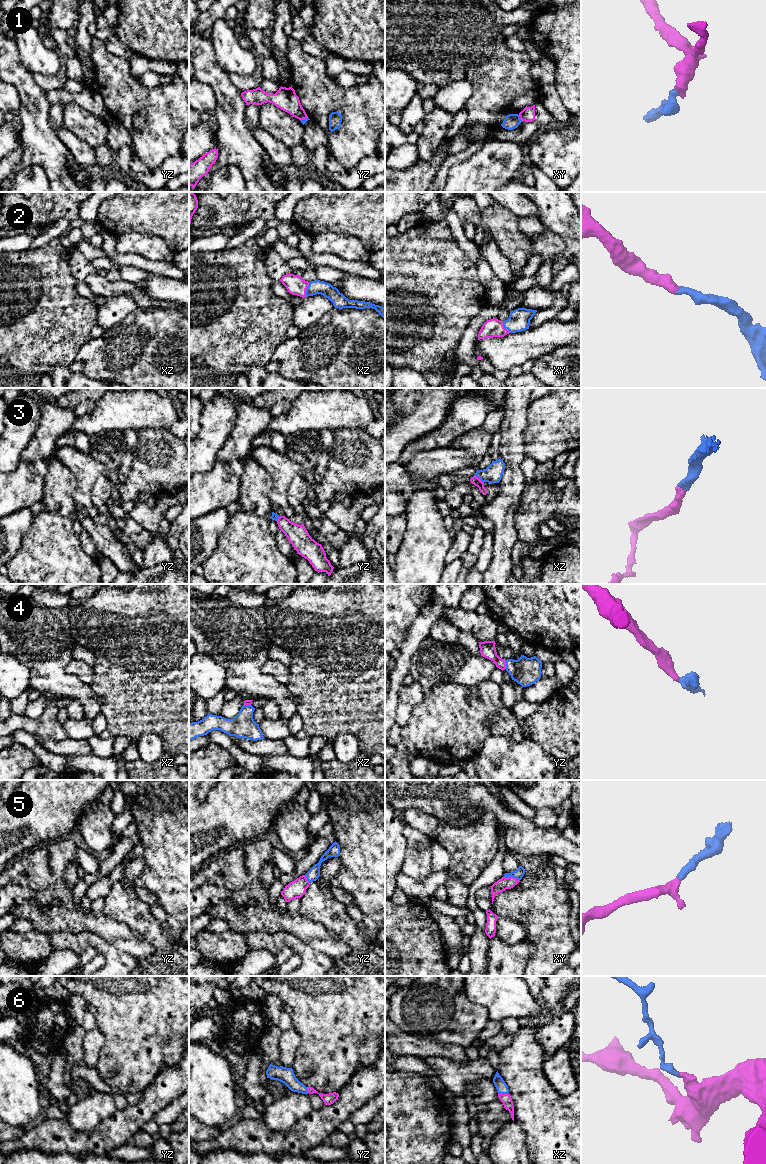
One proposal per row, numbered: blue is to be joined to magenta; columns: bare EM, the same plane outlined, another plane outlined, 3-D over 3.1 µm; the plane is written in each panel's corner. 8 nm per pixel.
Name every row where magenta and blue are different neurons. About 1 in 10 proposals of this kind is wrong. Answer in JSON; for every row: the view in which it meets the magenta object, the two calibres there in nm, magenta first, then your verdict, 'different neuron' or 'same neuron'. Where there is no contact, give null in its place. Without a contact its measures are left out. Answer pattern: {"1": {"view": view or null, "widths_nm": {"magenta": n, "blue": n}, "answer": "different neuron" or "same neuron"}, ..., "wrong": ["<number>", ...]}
{"1": {"view": "xy", "widths_nm": {"magenta": 110, "blue": 120}, "answer": "different neuron"}, "2": {"view": "xz", "widths_nm": {"magenta": 150, "blue": 110}, "answer": "same neuron"}, "3": {"view": "xz", "widths_nm": {"magenta": 70, "blue": 150}, "answer": "same neuron"}, "4": {"view": "yz", "widths_nm": {"magenta": 130, "blue": 220}, "answer": "same neuron"}, "5": {"view": "xy", "widths_nm": {"magenta": 100, "blue": 80}, "answer": "same neuron"}, "6": {"view": "xz", "widths_nm": {"magenta": 90, "blue": 90}, "answer": "same neuron"}, "wrong": ["1"]}

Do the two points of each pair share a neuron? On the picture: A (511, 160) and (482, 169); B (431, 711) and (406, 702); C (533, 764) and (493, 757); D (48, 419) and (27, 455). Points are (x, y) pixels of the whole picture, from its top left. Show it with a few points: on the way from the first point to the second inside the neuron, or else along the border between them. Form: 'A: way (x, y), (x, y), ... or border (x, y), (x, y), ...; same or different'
A: way (504, 162), (497, 162), (489, 168); same
B: border (425, 693), (405, 726); different
C: way (523, 764), (503, 764); same
D: way (48, 428), (45, 437), (36, 446); same

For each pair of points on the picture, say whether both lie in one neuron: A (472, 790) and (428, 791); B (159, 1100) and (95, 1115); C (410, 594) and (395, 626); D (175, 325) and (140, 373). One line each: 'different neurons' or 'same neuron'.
A: same neuron
B: different neurons
C: same neuron
D: same neuron

